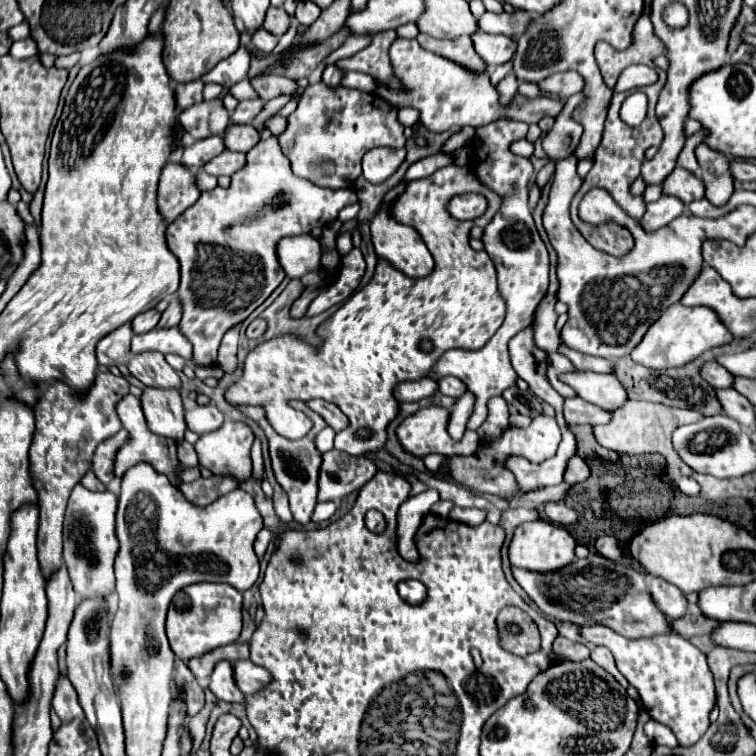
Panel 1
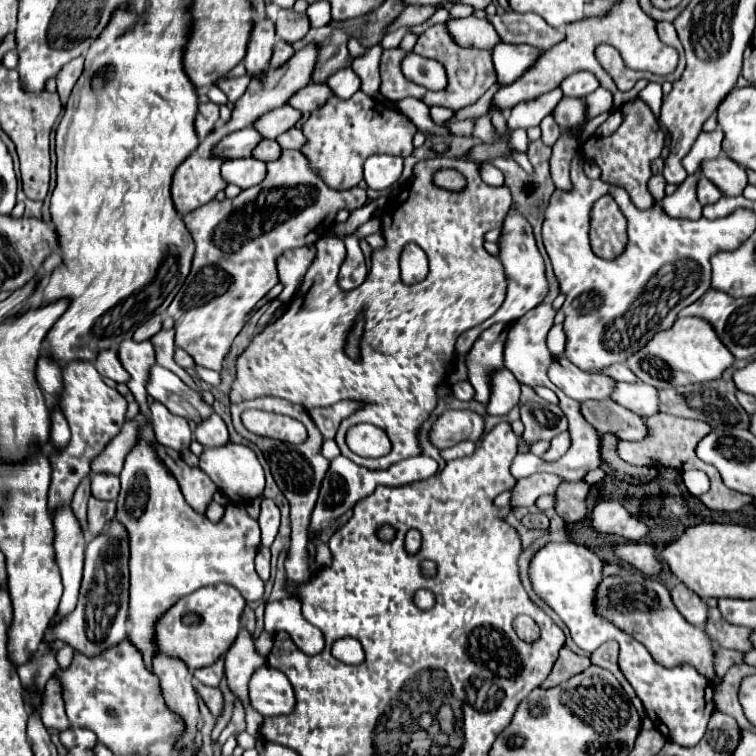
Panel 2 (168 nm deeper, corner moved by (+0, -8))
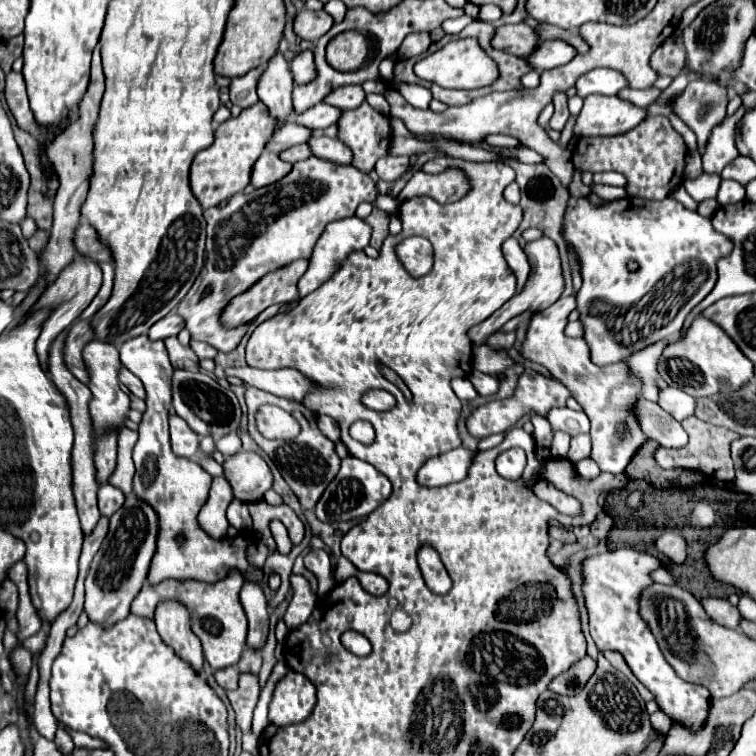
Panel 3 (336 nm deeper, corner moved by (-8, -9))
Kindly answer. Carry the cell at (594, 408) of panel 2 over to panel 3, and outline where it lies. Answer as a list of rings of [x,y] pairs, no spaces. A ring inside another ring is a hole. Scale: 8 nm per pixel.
[[[639,400],[635,412],[645,434],[651,440],[659,442],[663,448],[683,448],[687,444],[689,436],[683,430],[681,422],[673,420],[673,416],[669,416],[657,402]]]

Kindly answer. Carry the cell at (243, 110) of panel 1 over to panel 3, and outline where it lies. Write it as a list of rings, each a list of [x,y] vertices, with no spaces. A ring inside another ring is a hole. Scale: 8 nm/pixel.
[[[321,102],[321,104],[309,108],[309,112],[303,112],[301,116],[297,116],[297,124],[305,124],[307,128],[319,130],[319,128],[327,128],[327,126],[337,124],[341,114],[343,114],[341,108]]]

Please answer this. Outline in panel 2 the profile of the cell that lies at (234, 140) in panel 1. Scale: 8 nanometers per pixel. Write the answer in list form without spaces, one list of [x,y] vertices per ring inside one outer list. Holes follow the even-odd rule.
[[[269,139],[259,141],[257,147],[253,149],[253,157],[255,157],[255,159],[261,159],[261,161],[277,159],[279,153],[281,153],[281,147],[279,147],[275,141],[269,141]]]

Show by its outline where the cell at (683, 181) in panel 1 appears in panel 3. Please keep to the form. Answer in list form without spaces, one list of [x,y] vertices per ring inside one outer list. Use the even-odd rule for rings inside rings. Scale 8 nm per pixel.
[[[723,180],[719,194],[717,194],[717,202],[721,206],[725,206],[731,202],[741,202],[741,200],[745,200],[745,186],[741,186],[739,182],[733,182],[733,180]]]

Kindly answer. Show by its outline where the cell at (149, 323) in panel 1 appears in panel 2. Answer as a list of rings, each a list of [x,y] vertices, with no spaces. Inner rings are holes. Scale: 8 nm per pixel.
[[[163,315],[151,317],[147,323],[143,323],[143,325],[135,331],[133,339],[135,339],[135,341],[147,341],[147,339],[151,339],[151,337],[161,329],[161,323],[163,323]]]

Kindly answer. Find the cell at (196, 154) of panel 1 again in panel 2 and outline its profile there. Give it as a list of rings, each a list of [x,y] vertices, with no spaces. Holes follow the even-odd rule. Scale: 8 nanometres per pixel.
[[[245,127],[239,129],[231,135],[227,135],[225,139],[221,139],[215,147],[213,147],[213,155],[217,159],[237,159],[237,157],[251,157],[251,149],[255,147],[255,143],[261,141],[261,135],[253,129],[253,127]]]

